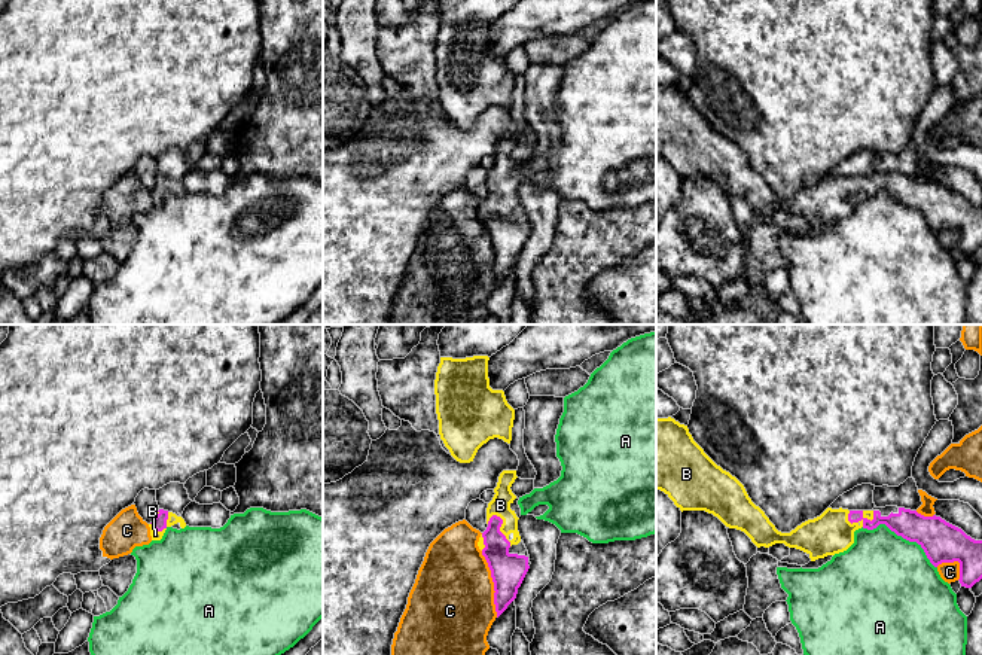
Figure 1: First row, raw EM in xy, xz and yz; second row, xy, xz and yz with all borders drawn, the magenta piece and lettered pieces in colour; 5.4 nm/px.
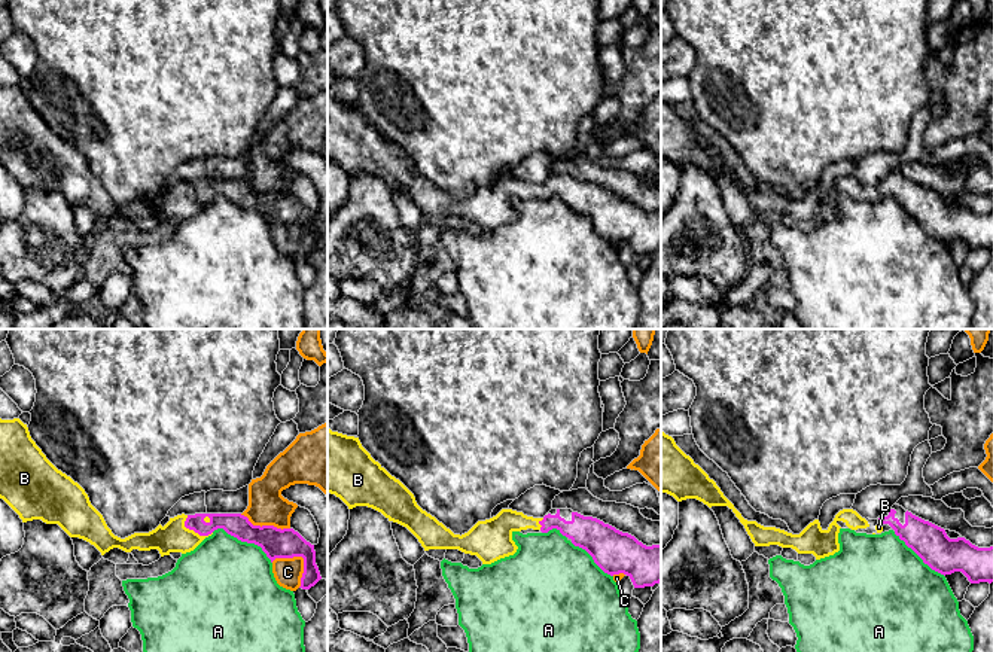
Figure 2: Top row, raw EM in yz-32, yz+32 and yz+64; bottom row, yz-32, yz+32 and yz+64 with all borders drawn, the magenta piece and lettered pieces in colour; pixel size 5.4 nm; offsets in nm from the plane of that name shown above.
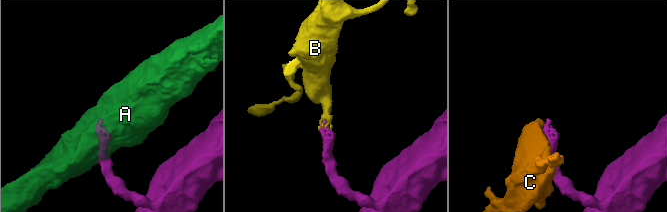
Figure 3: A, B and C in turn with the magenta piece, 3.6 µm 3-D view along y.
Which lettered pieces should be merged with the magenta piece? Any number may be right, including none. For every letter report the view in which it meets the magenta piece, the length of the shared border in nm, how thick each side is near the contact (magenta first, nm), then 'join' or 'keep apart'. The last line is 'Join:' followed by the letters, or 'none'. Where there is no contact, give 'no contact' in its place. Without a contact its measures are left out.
A: contact in yz; length 460 nm; calibres 220 and 480 nm; keep apart
B: contact in yz; length 160 nm; calibres 150 and 220 nm; join
C: contact in xz; length 380 nm; calibres 190 and 440 nm; keep apart
Join: B

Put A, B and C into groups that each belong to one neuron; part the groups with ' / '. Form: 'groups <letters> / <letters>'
groups A / B / C

